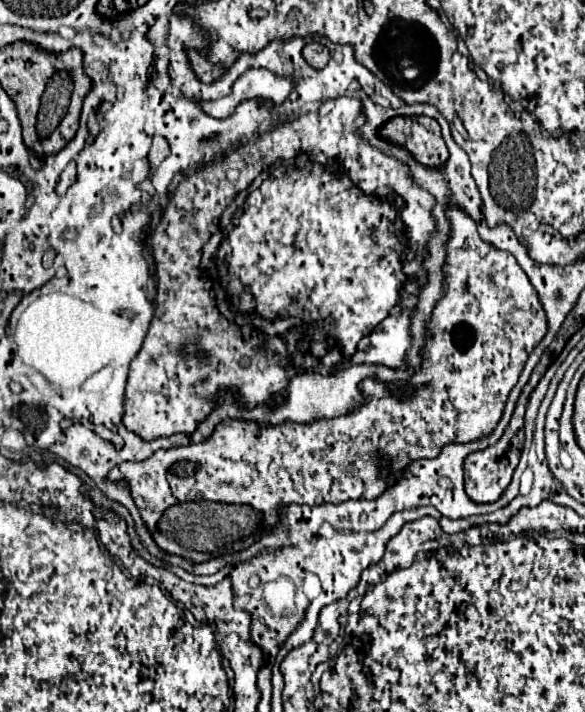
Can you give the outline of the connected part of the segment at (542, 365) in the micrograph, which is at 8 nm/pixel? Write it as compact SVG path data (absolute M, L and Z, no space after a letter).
M550 355L546 361L540 361L528 381L528 385L524 387L518 403L516 403L516 409L514 409L514 415L512 415L512 421L508 425L508 429L504 431L504 437L484 449L484 451L476 451L476 453L470 453L464 461L464 487L466 487L466 495L474 501L474 503L494 503L500 499L500 495L504 493L504 489L510 485L510 479L512 479L512 473L518 465L518 459L520 459L520 451L522 451L522 443L524 443L524 411L526 411L526 405L528 405L528 399L530 399L530 393L534 391L534 387L538 385L540 377L544 375L544 371L548 369L550 365Z

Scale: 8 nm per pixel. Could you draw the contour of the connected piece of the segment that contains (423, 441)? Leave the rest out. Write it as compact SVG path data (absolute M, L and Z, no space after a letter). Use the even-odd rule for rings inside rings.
M446 205L446 217L452 221L452 233L446 241L446 261L442 267L444 295L432 311L428 336L421 351L424 354L422 367L410 377L406 397L392 393L384 381L368 377L358 383L358 391L364 397L362 405L348 415L340 415L336 419L314 419L304 425L289 420L280 425L258 425L254 421L226 419L224 423L218 423L212 435L198 445L160 449L140 463L126 461L108 473L108 481L126 481L130 485L130 495L140 509L140 517L146 529L154 533L152 539L164 553L180 555L190 559L194 565L216 557L210 553L172 547L172 543L164 543L164 539L156 535L156 519L160 519L164 507L170 507L172 503L182 503L188 499L248 503L262 511L264 519L276 523L280 521L280 509L292 503L324 505L344 503L348 499L376 499L388 487L398 483L412 461L434 459L448 443L470 443L490 435L496 429L508 393L518 383L528 355L548 333L548 319L536 289L516 259L506 251L488 247L488 243L484 243L478 235L476 221L462 207ZM182 461L200 463L200 471L184 479L170 475L170 469Z

